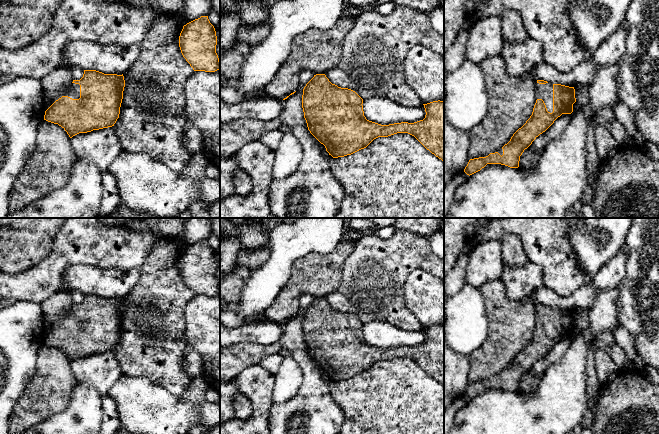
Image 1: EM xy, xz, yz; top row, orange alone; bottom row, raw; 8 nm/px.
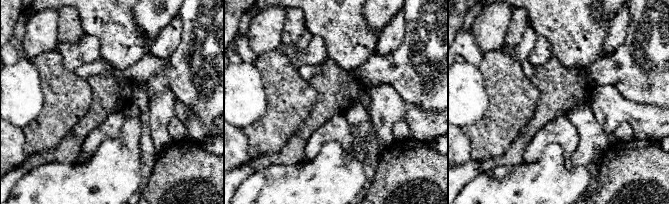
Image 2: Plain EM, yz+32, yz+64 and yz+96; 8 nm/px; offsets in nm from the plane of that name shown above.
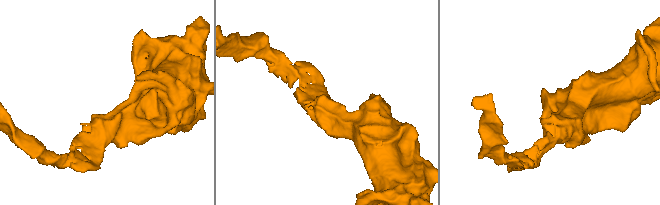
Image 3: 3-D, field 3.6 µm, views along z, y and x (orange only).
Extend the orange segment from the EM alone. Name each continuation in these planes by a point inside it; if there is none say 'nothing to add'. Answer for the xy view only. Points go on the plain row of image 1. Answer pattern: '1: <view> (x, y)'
1: xy (73, 315)

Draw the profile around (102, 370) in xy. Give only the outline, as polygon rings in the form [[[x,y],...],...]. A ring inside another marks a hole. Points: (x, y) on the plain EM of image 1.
[[[114,350],[79,357],[71,362],[71,368],[78,382],[95,386],[102,397],[123,375]]]

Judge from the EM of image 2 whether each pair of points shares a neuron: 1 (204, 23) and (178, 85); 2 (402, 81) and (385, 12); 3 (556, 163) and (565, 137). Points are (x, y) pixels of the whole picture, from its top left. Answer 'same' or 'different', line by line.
1: same
2: different
3: different

